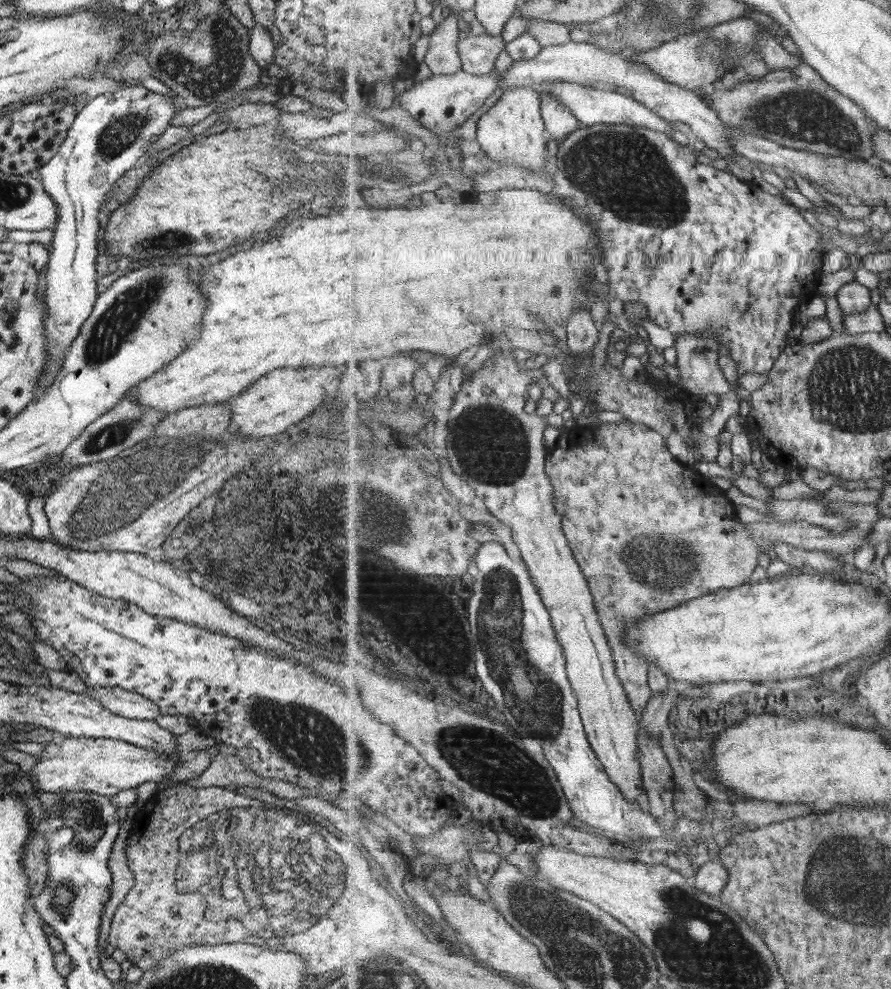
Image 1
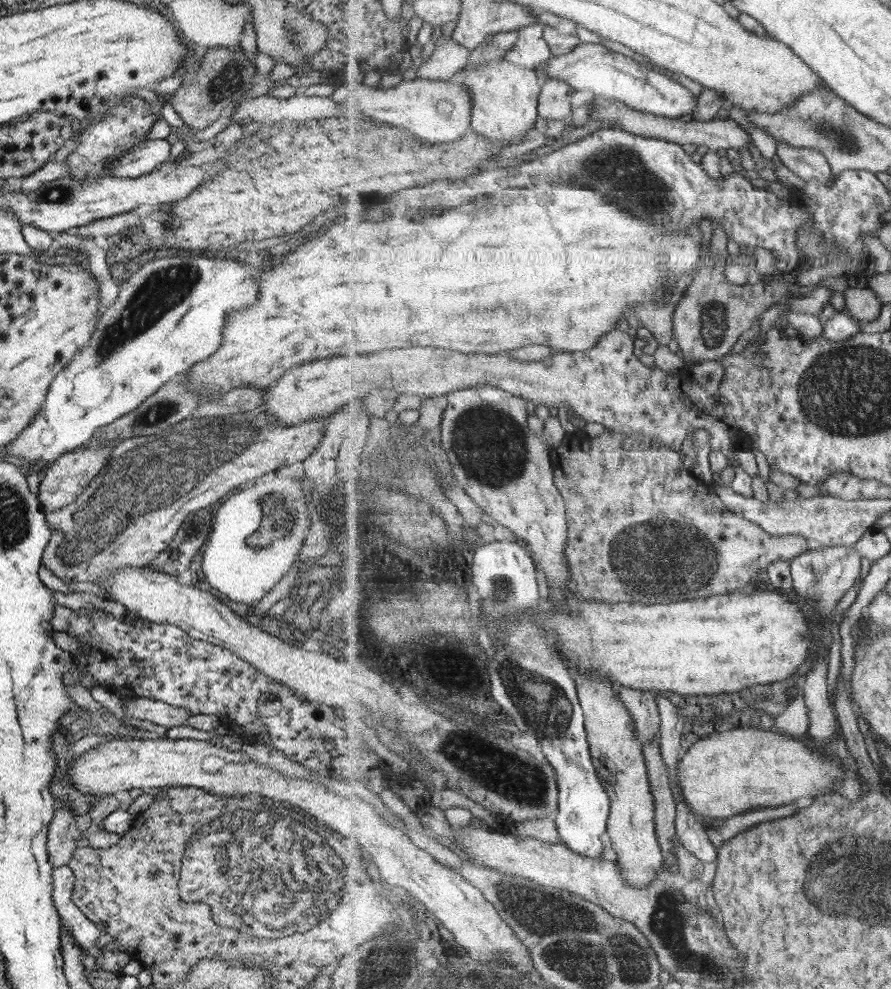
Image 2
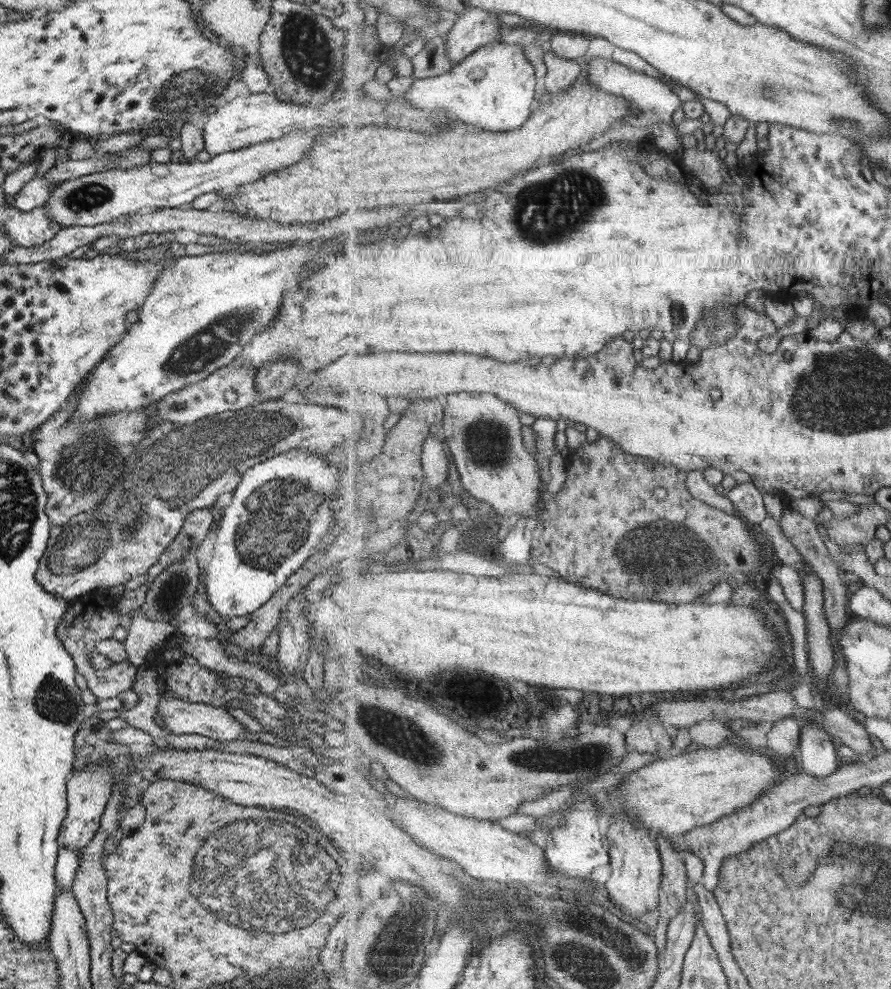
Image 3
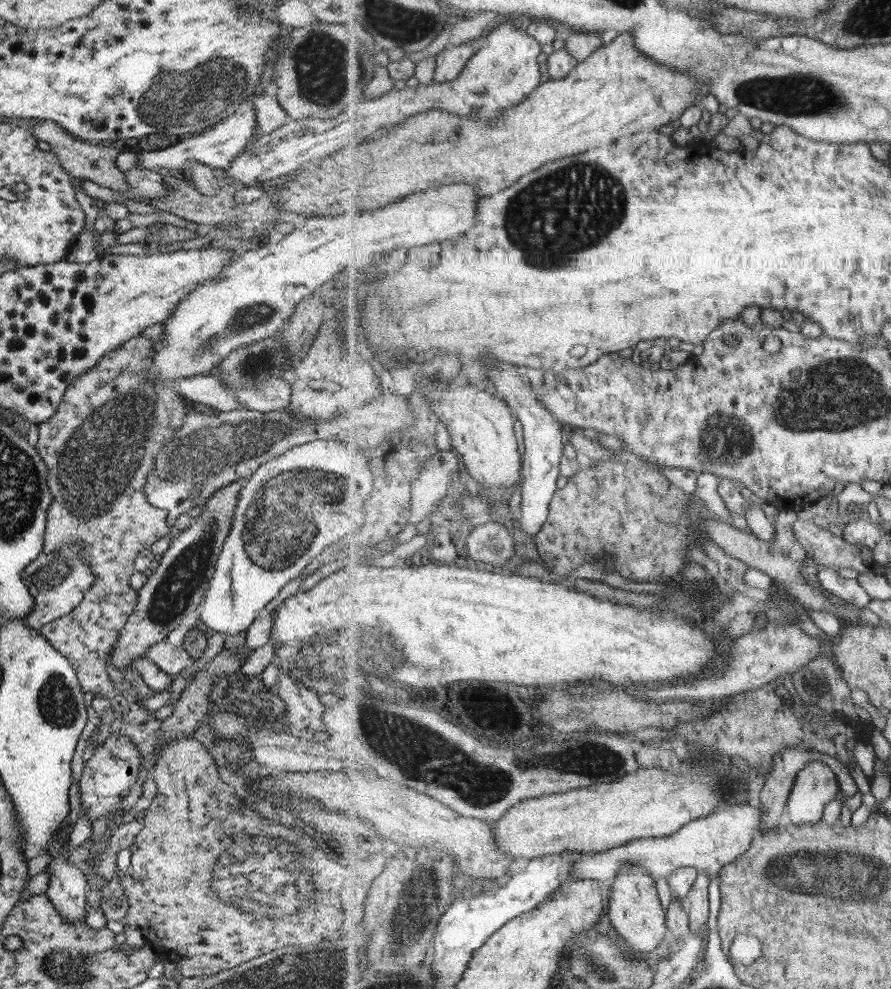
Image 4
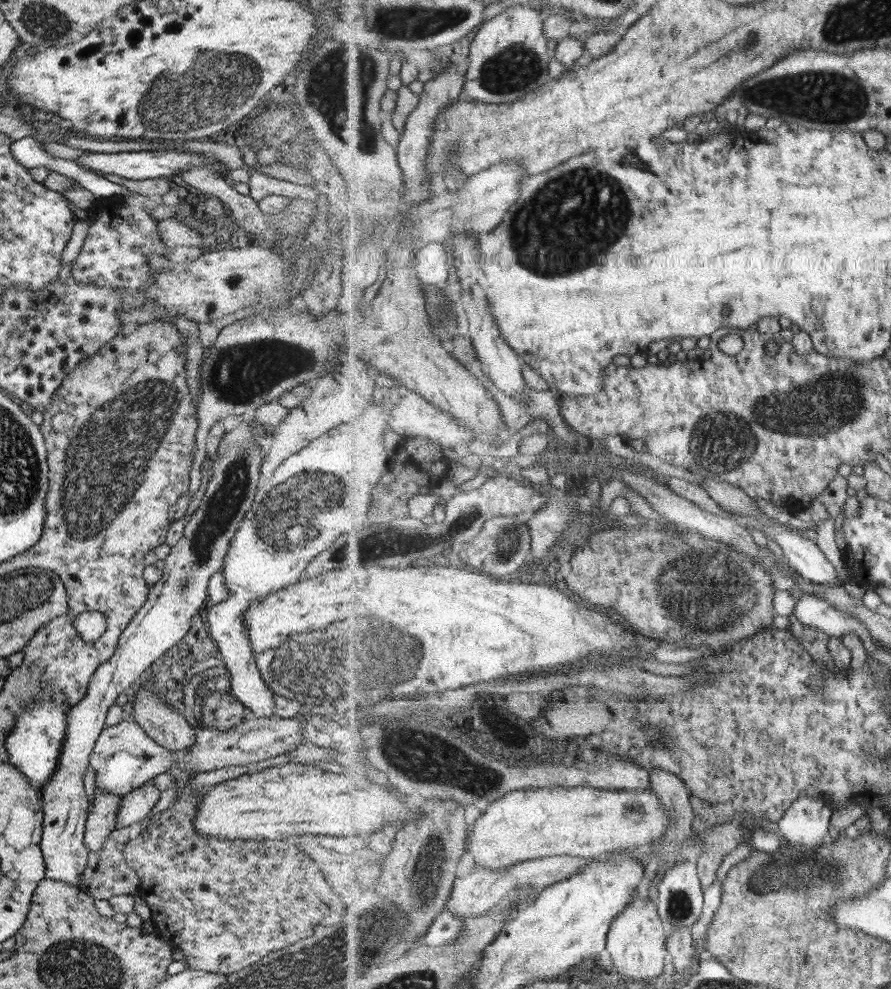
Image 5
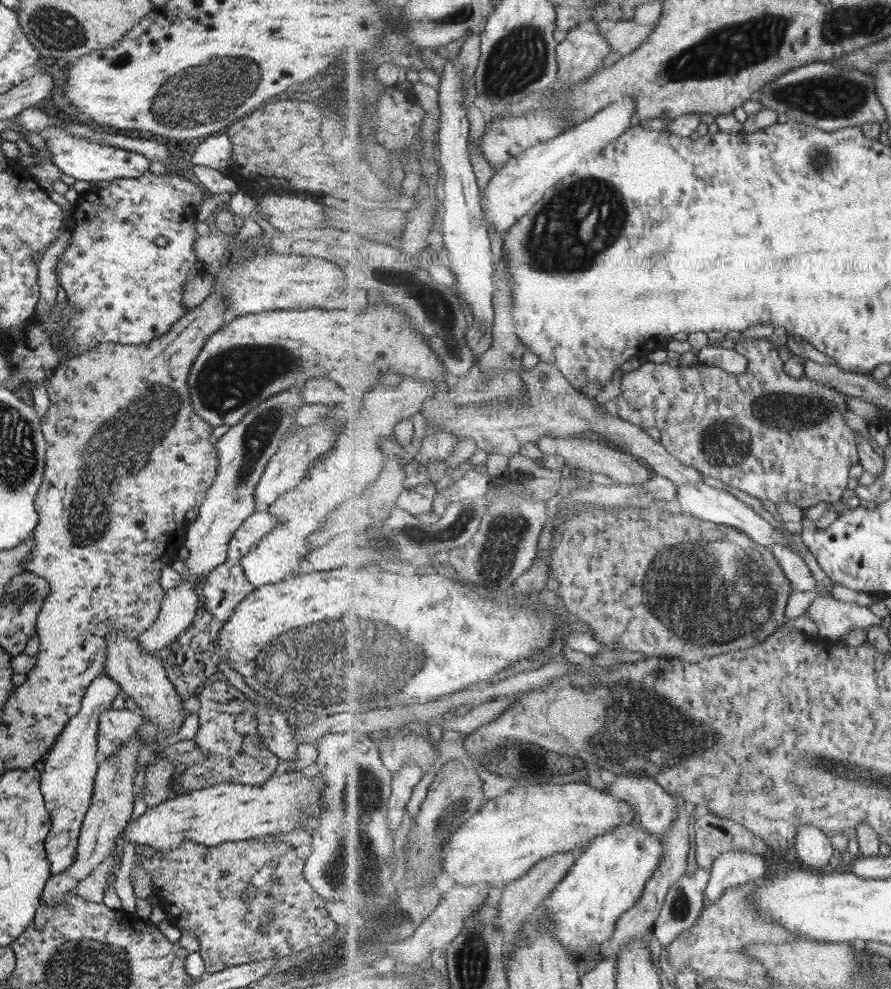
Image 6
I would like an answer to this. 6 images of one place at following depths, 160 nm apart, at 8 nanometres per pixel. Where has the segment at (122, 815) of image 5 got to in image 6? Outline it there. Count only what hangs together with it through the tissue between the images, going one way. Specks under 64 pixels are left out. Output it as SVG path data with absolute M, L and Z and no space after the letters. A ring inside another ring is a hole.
M159 755L145 771L145 783L141 798L147 807L155 806L171 796L170 778L173 777L174 766Z

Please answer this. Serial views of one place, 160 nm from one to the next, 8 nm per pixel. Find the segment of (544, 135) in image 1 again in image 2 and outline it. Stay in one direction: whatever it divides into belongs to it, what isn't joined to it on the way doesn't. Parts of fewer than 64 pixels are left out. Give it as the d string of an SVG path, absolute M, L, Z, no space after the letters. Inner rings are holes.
M503 58L483 70L467 68L453 80L462 81L472 96L471 129L475 132L505 146L525 140L527 132L535 128L537 104L545 83L539 80L539 72Z

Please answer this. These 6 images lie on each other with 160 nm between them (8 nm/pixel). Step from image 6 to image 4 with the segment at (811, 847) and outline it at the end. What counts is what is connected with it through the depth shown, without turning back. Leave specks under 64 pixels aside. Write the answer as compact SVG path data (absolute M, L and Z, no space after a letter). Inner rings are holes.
M822 757L814 759L798 773L795 786L788 798L790 822L819 822L823 818L825 806L840 798L839 780L835 772L825 765L825 759Z

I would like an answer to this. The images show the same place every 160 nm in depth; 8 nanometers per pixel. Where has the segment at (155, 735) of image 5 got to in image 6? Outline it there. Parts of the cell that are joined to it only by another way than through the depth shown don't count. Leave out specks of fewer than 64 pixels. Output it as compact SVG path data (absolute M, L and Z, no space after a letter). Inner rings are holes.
M109 633L106 636L106 655L104 660L104 674L115 680L121 687L121 693L135 702L139 714L143 718L155 723L162 734L162 739L179 732L185 714L181 697L171 685L169 676L160 665L156 655L148 655L135 639L121 633Z

